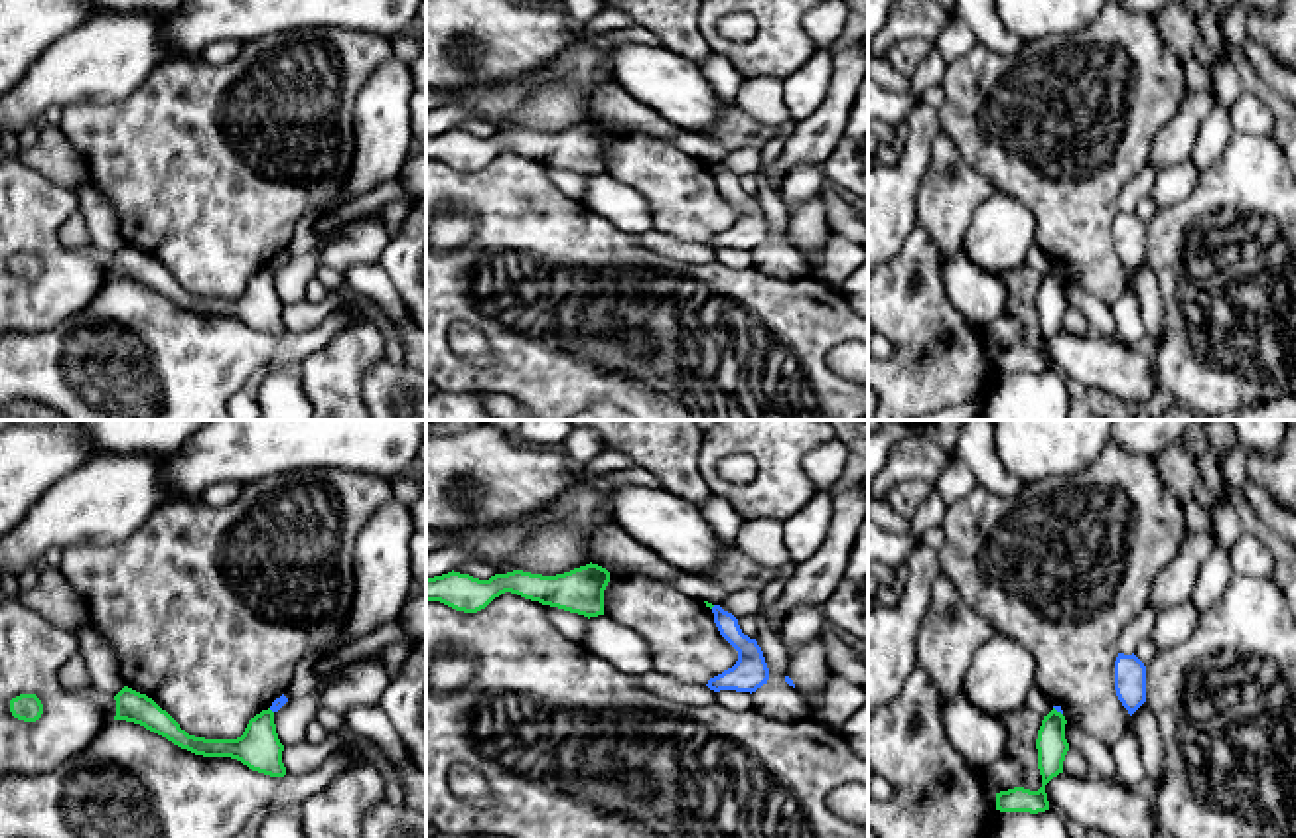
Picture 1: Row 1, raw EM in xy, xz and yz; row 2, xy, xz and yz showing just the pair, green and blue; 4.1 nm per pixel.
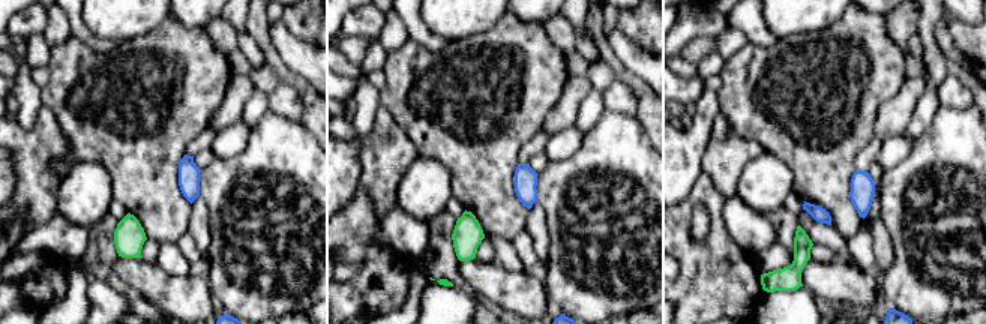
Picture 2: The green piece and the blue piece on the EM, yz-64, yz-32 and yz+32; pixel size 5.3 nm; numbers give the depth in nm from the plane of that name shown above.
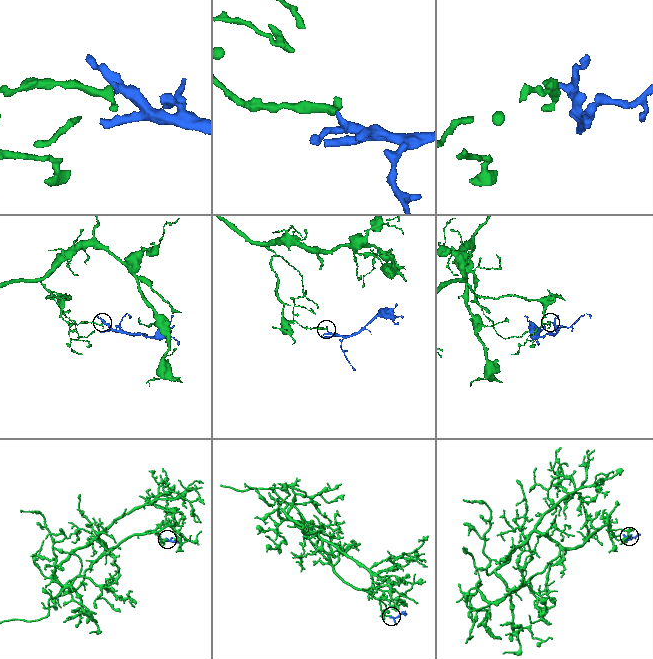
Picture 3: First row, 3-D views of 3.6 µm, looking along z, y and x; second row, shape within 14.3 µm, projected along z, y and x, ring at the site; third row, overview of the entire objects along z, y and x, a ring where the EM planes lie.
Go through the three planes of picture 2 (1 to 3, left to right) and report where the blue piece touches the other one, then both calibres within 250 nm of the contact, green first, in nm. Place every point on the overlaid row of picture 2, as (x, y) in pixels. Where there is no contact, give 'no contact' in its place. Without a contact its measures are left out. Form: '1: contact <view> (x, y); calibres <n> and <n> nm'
1: no contact
2: no contact
3: no contact

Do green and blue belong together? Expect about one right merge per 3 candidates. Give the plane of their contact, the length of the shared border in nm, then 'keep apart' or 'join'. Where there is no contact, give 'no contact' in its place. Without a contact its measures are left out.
contact in yz; length 50 nm; keep apart

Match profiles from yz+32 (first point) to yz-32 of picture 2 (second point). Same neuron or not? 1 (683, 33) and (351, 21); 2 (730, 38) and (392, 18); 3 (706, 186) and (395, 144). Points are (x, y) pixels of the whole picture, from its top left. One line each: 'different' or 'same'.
1: same
2: same
3: different

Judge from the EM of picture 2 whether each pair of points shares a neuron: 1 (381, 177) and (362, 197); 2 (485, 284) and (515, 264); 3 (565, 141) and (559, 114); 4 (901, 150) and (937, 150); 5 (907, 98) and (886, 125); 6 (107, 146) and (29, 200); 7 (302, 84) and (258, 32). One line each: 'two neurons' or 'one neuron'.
1: two neurons
2: two neurons
3: two neurons
4: two neurons
5: one neuron
6: two neurons
7: one neuron

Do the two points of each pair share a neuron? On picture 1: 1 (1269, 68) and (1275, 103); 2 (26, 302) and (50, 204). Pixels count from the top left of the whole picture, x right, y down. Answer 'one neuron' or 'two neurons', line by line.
1: two neurons
2: one neuron

